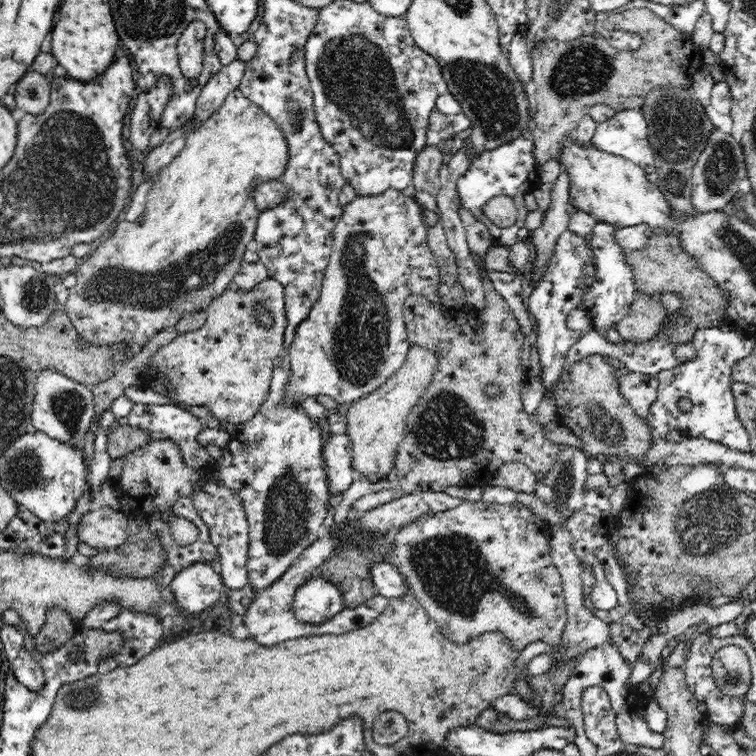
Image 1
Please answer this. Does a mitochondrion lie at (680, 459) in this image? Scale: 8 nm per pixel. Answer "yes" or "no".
no

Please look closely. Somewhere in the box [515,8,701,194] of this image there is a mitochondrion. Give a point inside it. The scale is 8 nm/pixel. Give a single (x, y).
(582, 71)

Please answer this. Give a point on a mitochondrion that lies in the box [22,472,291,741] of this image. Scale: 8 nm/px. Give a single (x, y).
(76, 699)

